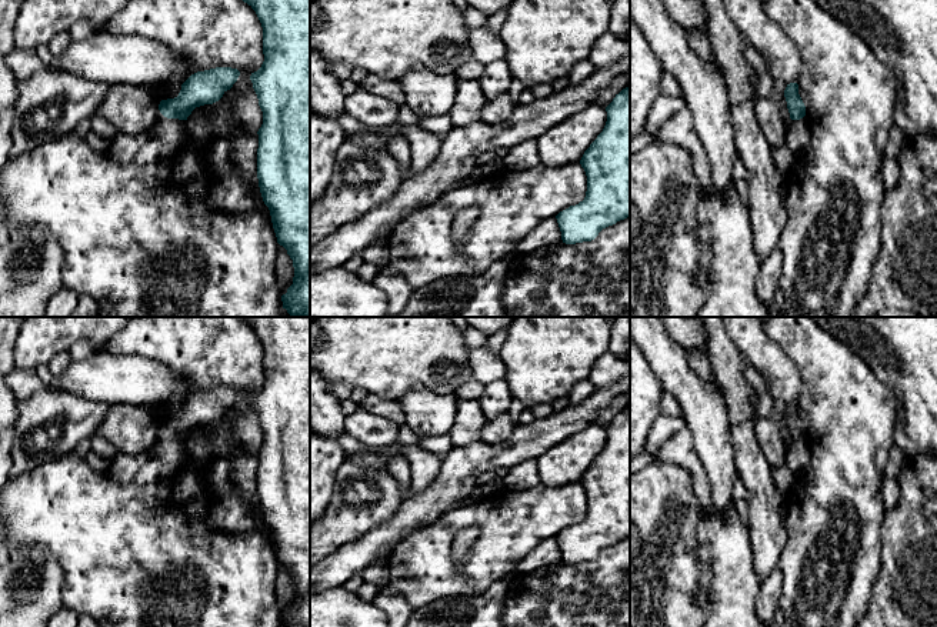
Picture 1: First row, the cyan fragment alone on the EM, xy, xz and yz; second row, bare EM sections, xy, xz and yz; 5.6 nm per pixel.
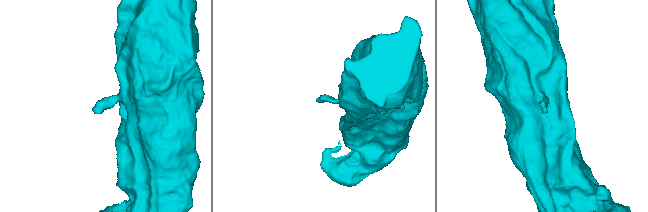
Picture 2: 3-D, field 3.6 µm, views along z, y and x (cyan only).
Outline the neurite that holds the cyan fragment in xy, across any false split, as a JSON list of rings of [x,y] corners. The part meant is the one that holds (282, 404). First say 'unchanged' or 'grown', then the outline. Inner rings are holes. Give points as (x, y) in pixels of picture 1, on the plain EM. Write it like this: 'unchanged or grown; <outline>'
unchanged; [[[239,317],[257,334],[263,347],[261,387],[250,400],[263,431],[259,448],[257,498],[264,524],[270,530],[277,563],[293,580],[294,597],[281,616],[283,627],[310,627],[310,317]]]

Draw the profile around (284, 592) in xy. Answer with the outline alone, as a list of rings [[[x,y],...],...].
[[[280,564],[276,581],[276,597],[280,616],[283,616],[287,613],[287,608],[293,604],[294,587],[293,587],[293,580],[287,574],[287,570]]]

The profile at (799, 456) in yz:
[[[807,436],[800,440],[788,440],[786,464],[794,473],[800,476],[810,464],[811,453]]]

